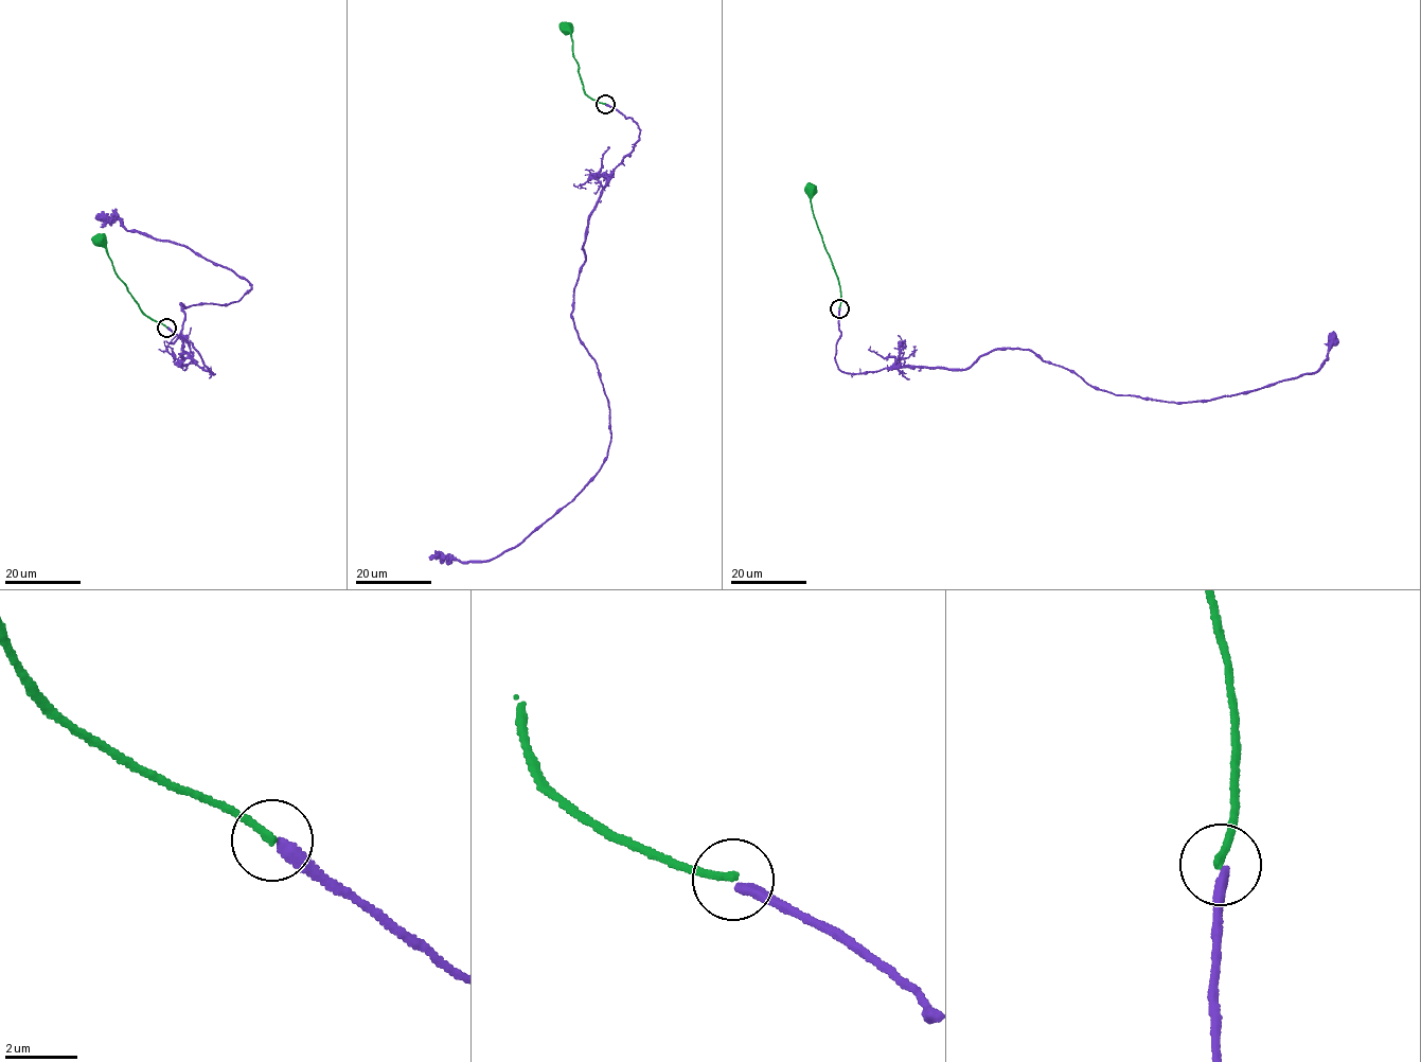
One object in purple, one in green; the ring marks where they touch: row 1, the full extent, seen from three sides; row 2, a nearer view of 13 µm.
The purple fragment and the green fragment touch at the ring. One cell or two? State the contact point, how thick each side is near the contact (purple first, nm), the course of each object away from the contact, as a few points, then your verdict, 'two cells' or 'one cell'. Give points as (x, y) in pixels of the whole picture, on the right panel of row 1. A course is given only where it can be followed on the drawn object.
place (839, 308); calibres 320 and 220 nm; course purple (839, 308), (835, 360), (846, 373), (965, 369), (1018, 348), (1118, 395), (1178, 403), (1317, 371), (1336, 338); course green (839, 308), (841, 299), (837, 275), (812, 210), (805, 189), (810, 188); one cell

